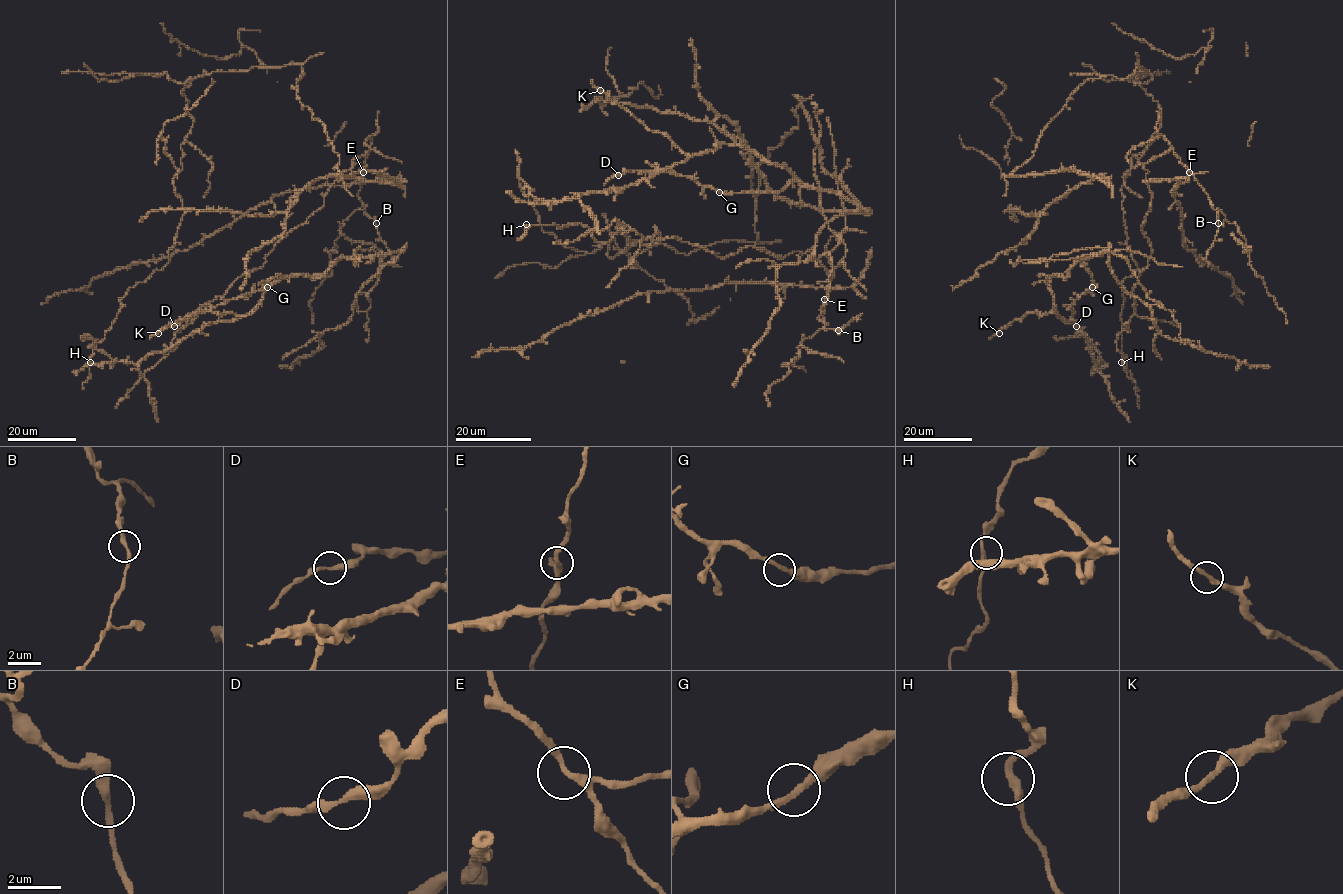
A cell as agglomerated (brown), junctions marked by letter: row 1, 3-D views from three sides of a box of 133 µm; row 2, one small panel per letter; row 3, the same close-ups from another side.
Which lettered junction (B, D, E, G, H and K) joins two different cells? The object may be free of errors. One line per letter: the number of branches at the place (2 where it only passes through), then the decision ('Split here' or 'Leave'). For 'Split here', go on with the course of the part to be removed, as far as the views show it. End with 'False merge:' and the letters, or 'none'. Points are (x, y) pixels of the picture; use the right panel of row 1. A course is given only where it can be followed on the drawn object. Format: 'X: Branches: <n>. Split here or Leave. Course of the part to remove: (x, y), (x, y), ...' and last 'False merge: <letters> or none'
B: Branches: 2. Leave
D: Branches: 2. Leave
E: Branches: 2. Leave
G: Branches: 2. Leave
H: Branches: 2. Leave
K: Branches: 2. Leave
False merge: none

